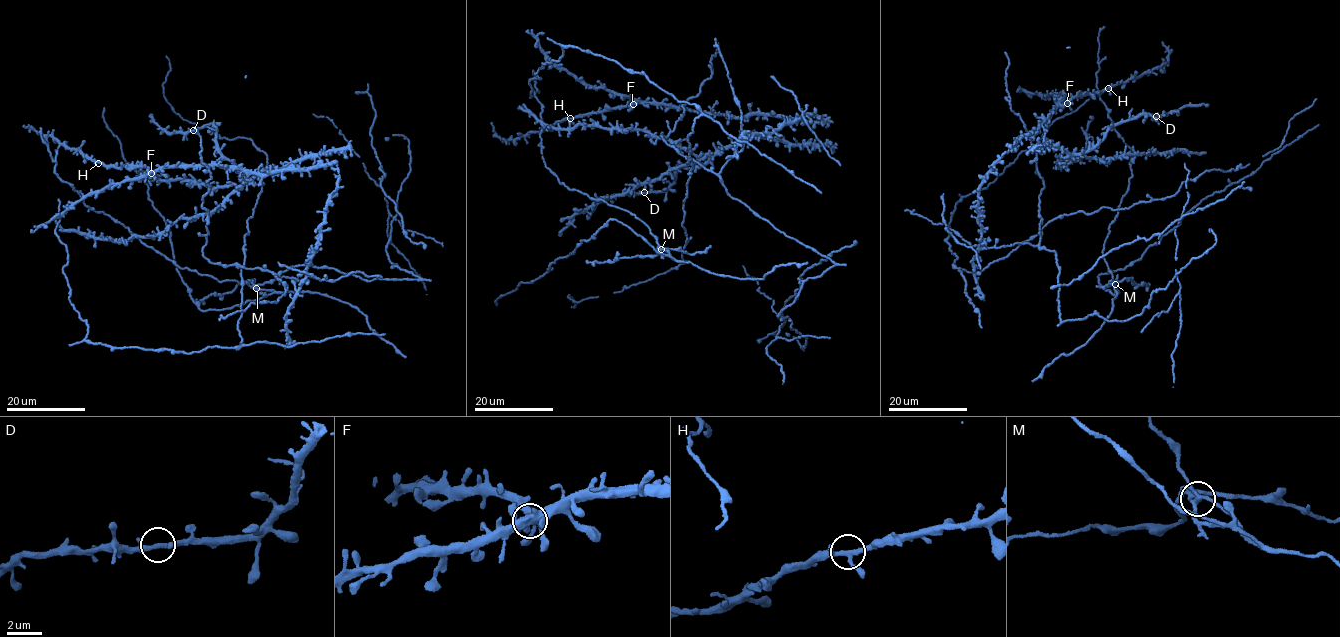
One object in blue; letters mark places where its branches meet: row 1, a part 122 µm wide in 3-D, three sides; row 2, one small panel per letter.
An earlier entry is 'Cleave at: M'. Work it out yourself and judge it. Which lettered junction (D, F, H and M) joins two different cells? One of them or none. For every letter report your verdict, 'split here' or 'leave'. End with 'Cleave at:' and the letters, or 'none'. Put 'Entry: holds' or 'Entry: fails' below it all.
D: leave
F: leave
H: leave
M: split here
Cleave at: M
Entry: holds

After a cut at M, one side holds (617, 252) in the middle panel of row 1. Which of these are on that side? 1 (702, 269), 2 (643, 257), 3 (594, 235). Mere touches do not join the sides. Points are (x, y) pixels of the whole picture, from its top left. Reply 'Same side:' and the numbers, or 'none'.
Same side: 2

